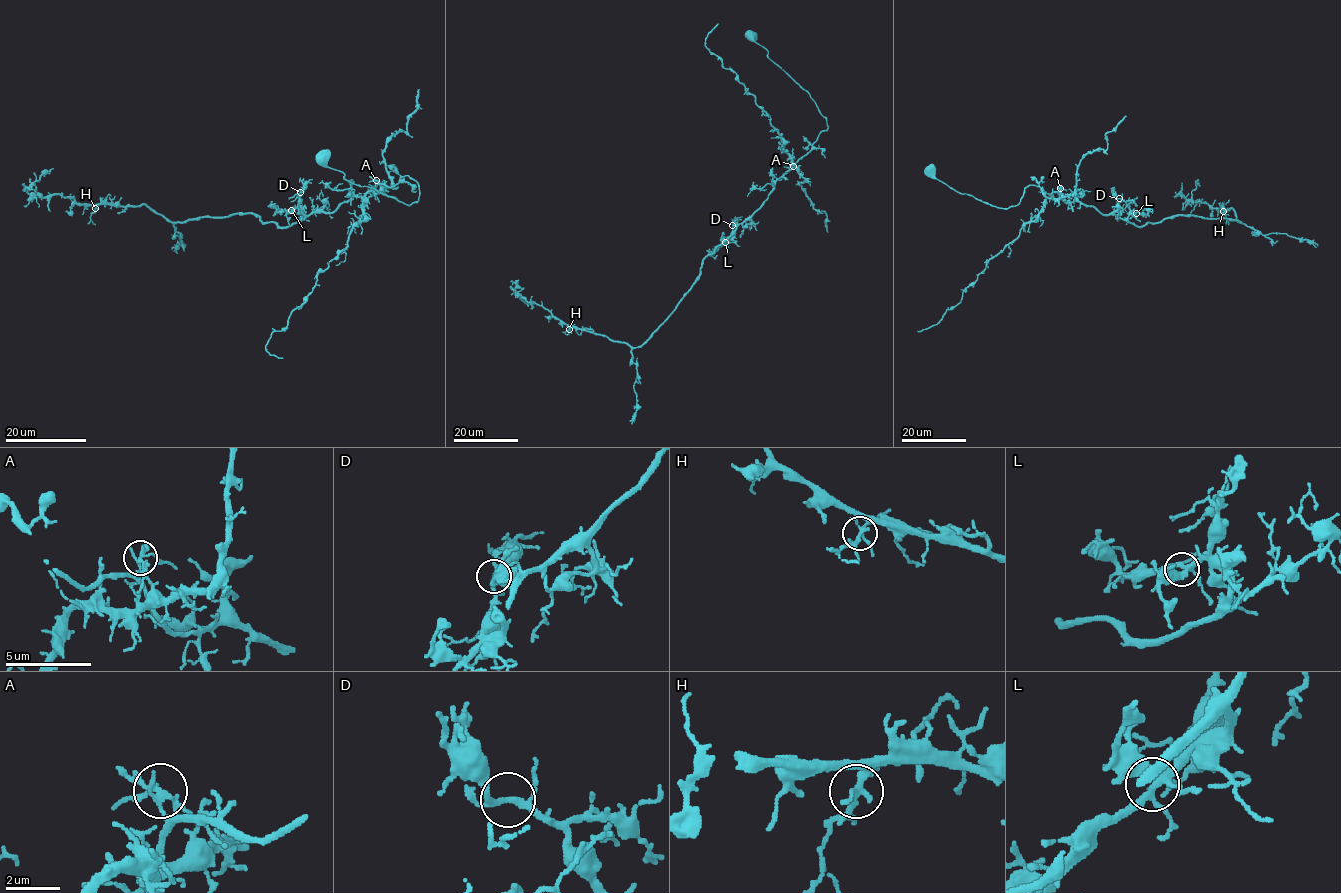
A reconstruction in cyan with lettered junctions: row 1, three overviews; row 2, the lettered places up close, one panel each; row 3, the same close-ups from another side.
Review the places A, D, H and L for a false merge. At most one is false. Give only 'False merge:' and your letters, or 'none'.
False merge: A

